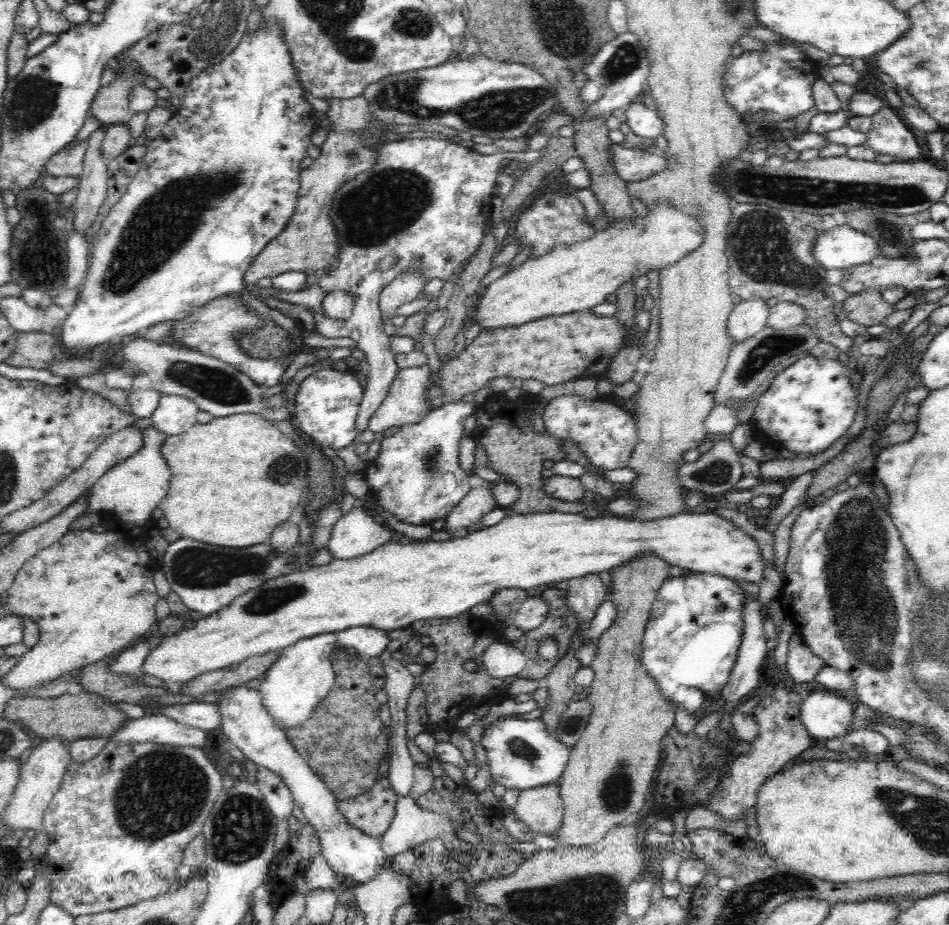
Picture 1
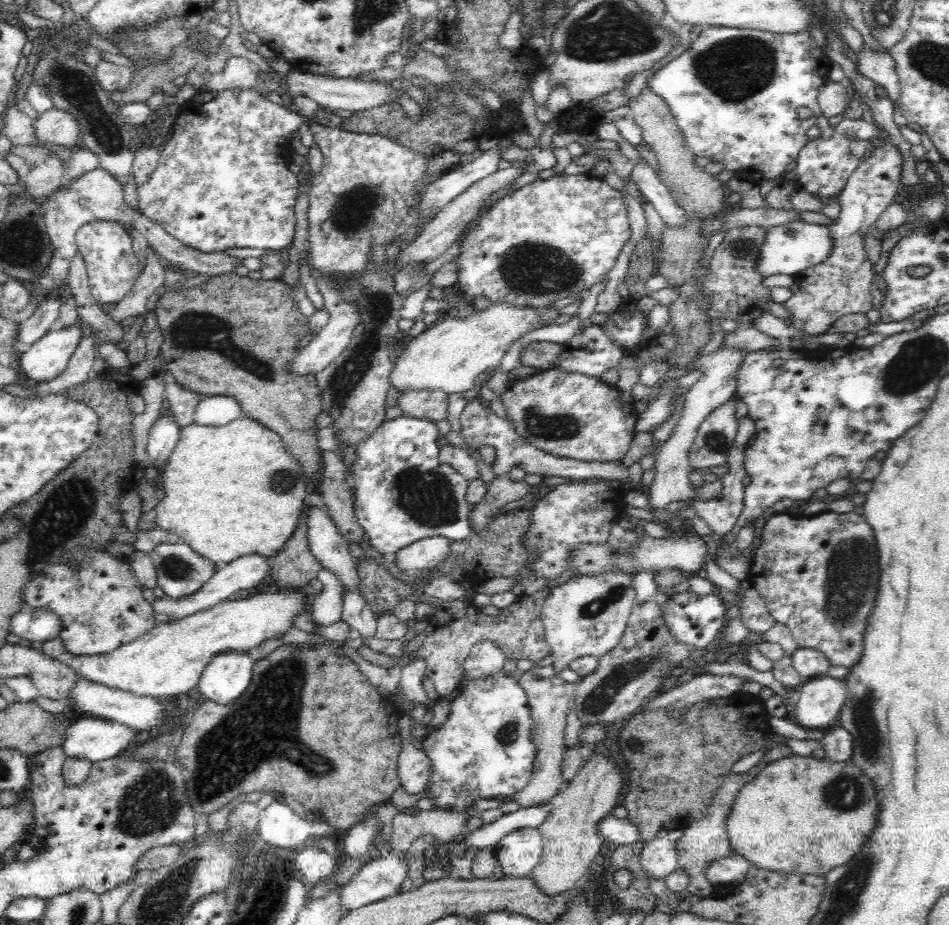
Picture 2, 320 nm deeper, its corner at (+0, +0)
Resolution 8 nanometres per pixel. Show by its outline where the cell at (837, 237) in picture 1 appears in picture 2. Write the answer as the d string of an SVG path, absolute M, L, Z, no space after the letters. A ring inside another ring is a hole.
M801 221L784 222L778 226L766 228L764 242L758 248L758 258L754 269L760 273L762 278L768 278L777 274L787 274L793 276L820 264L832 250L832 237L828 233L827 225L808 224Z

